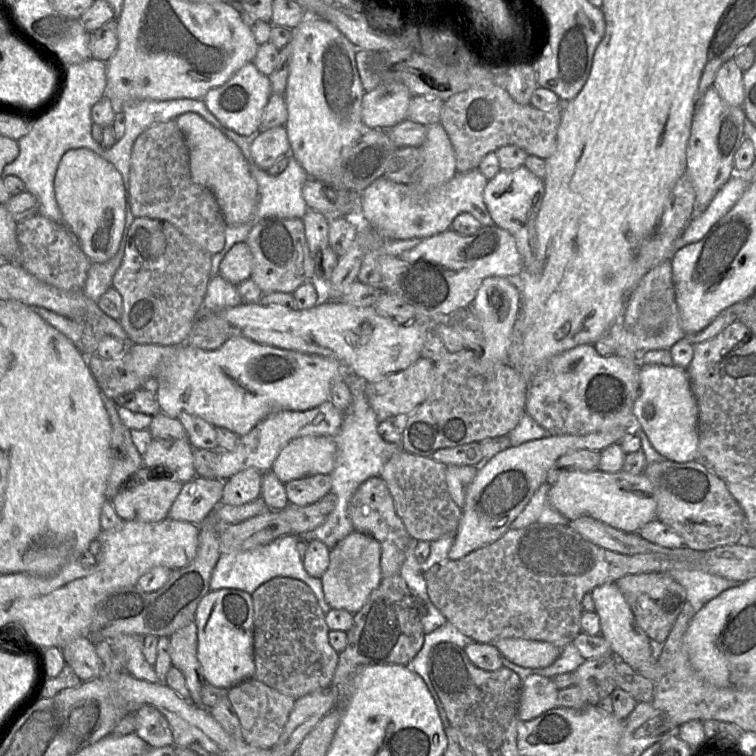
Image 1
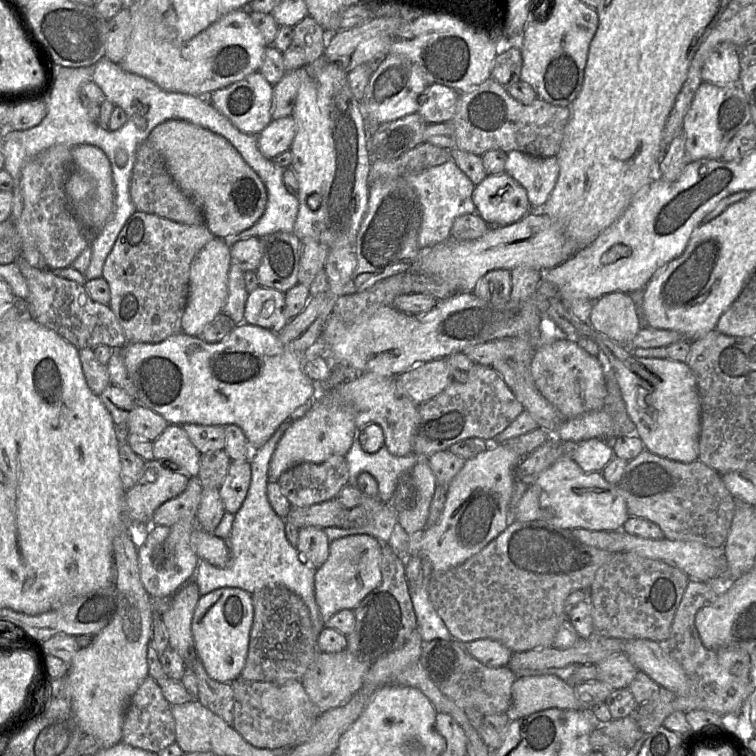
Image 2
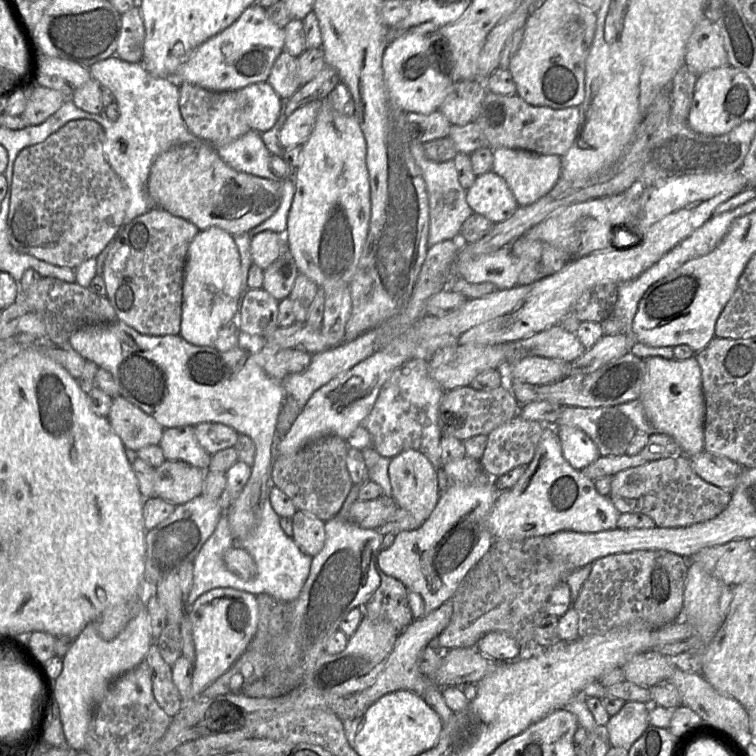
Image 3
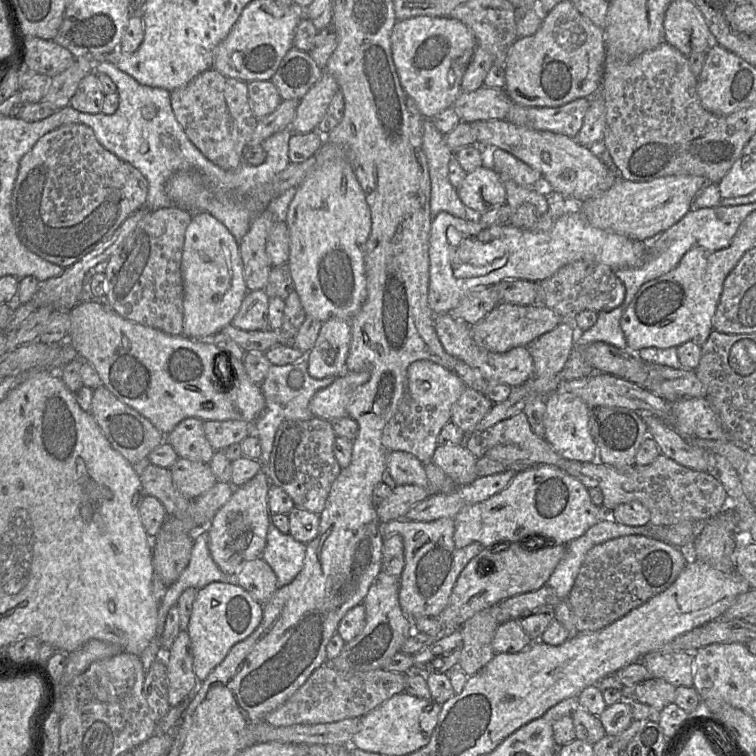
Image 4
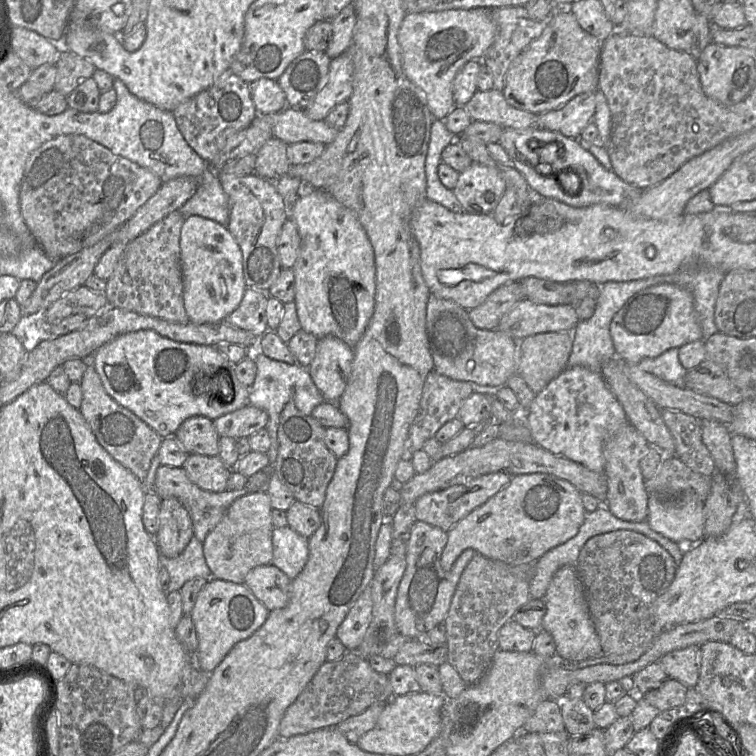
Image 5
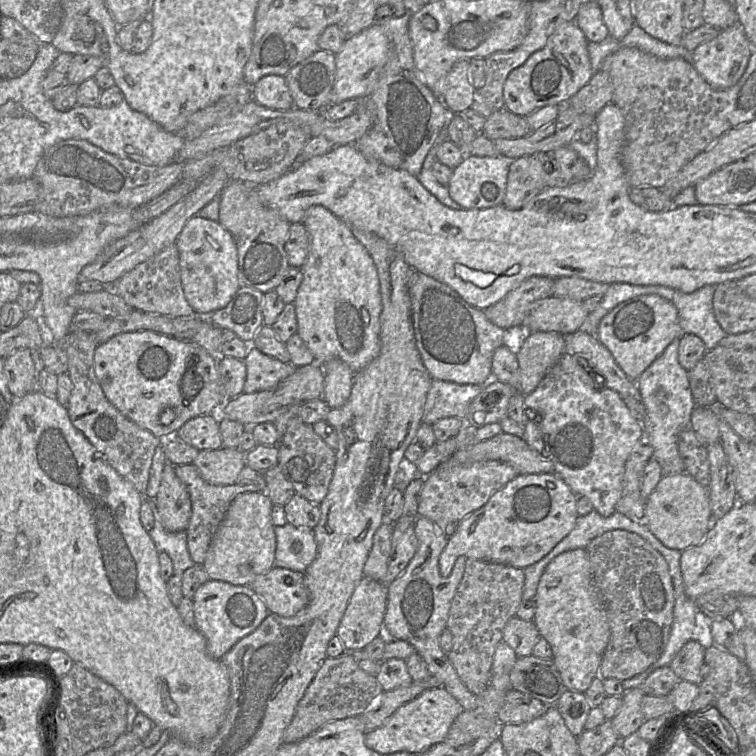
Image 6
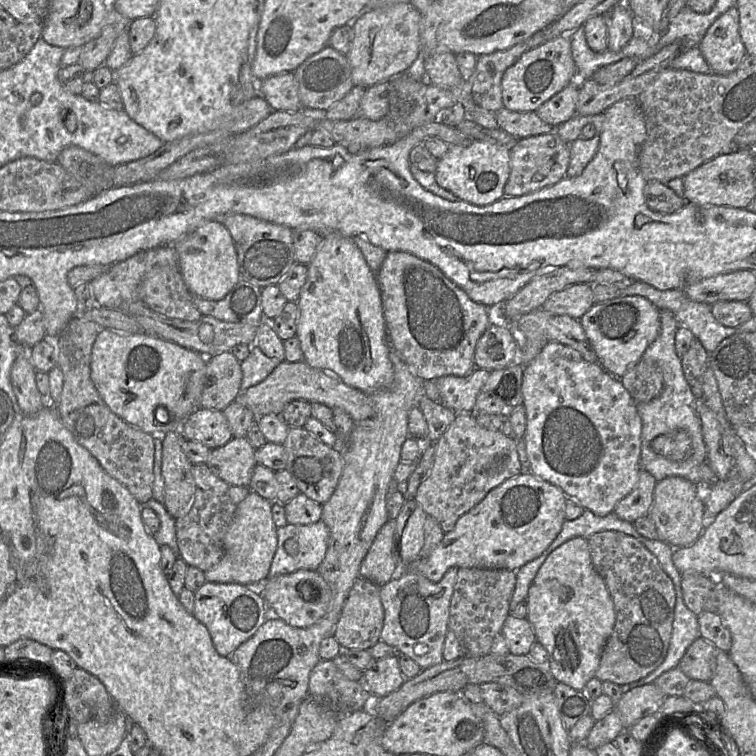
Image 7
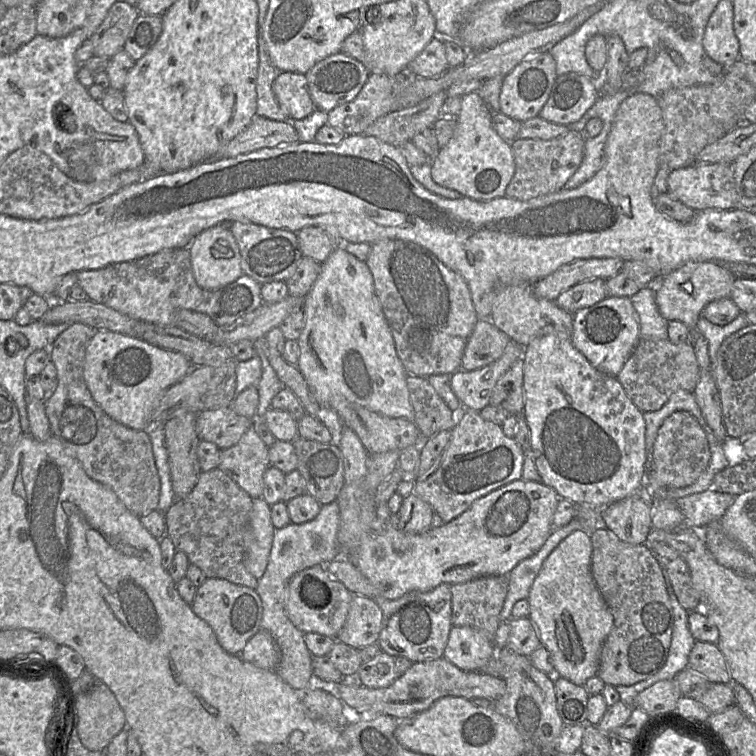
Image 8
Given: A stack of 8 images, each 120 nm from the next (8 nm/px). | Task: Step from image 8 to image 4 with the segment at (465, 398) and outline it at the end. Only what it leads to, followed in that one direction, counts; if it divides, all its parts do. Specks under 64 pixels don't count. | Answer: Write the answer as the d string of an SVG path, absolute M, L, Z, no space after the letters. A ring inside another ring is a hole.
M428 360L413 362L407 369L406 388L395 414L382 432L382 444L389 451L413 454L423 464L432 462L442 428L451 421L451 410L465 385L445 367Z

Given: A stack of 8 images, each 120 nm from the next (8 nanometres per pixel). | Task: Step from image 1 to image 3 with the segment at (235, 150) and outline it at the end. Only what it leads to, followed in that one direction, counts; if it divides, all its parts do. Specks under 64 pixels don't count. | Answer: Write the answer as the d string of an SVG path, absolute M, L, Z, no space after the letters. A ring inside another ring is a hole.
M209 142L178 145L153 162L147 182L152 203L185 218L200 230L219 227L231 235L249 232L268 219L281 201L282 181L237 171L226 164Z

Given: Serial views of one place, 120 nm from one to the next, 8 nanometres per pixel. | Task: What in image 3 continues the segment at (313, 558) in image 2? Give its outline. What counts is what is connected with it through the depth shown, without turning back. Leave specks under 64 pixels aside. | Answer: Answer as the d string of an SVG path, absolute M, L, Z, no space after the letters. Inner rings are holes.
M301 510L291 519L293 541L305 554L314 557L325 545L325 522Z

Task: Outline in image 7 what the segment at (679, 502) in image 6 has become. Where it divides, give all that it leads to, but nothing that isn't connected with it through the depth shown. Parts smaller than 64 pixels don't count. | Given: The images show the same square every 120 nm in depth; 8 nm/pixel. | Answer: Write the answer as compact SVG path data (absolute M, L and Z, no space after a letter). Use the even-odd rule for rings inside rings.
M670 476L657 482L648 517L656 527L659 540L676 549L693 544L701 536L704 512L702 486L683 477Z

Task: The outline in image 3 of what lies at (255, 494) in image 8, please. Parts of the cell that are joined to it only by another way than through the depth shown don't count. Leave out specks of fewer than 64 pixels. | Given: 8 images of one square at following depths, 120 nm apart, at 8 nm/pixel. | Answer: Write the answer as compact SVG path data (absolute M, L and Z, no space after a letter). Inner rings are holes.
M176 460L154 469L154 497L182 505L201 495L205 470Z

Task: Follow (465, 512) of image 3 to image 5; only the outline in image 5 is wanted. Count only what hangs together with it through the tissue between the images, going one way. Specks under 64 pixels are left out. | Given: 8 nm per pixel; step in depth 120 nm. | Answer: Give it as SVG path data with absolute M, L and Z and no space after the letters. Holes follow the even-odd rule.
M416 521L412 526L410 537L406 546L406 569L397 589L394 608L394 621L398 634L411 639L425 639L426 634L436 625L444 622L450 608L451 600L459 579L476 552L465 549L456 559L450 570L441 567L441 554L448 541L448 533L441 528L423 521Z

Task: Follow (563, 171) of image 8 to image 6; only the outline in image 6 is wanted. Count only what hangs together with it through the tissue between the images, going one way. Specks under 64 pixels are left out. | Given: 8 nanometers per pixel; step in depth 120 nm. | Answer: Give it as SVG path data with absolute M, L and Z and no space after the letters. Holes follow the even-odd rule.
M535 152L511 161L502 205L518 210L548 186L552 164L547 152Z

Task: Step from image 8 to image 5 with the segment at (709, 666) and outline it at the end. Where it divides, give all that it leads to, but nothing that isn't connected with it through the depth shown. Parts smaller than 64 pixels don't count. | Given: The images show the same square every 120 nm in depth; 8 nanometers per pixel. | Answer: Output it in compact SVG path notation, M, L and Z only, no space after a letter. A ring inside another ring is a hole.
M689 646L662 656L659 661L668 678L682 683L688 689L696 686L700 671L700 646Z

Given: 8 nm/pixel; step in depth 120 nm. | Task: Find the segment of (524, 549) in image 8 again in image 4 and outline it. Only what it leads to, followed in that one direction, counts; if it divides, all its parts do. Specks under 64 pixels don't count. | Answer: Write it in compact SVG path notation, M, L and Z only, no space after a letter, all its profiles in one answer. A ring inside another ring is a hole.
M540 464L516 472L506 488L487 500L463 507L454 517L453 539L457 548L463 548L473 542L480 543L483 548L498 548L508 543L521 542L530 536L542 536L555 544L566 545L608 516L610 512L593 504L589 489L579 479L556 466Z

